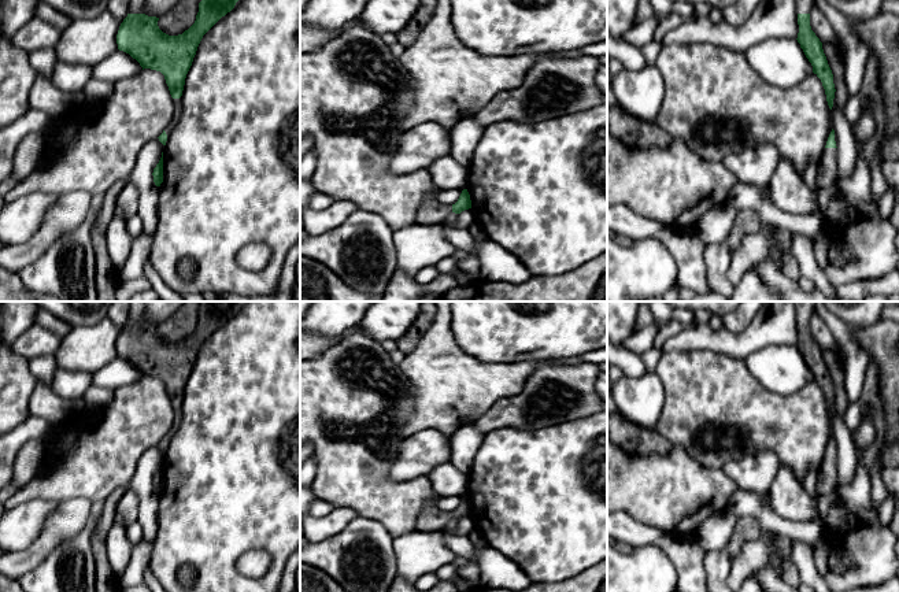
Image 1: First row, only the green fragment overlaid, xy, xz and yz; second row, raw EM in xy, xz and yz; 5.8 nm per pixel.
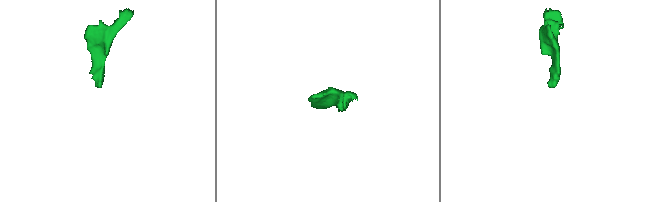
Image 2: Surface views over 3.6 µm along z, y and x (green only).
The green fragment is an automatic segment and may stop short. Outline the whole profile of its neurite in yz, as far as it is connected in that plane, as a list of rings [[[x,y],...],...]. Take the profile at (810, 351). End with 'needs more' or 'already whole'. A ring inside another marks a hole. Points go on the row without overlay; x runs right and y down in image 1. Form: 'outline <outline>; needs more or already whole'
outline [[[792,301],[798,319],[798,349],[813,373],[813,380],[821,386],[829,415],[833,414],[835,391],[833,381],[822,356],[822,349],[811,337],[810,318],[814,312],[814,301]]]; needs more

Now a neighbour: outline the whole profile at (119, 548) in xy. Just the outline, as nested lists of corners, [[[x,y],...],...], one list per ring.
[[[114,522],[106,539],[106,548],[108,563],[118,578],[123,576],[130,563],[133,547],[134,544],[129,541],[126,534],[126,528]]]

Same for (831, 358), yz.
[[[822,351],[824,360],[833,381],[835,406],[841,418],[844,418],[850,399],[846,391],[846,375],[836,351]]]

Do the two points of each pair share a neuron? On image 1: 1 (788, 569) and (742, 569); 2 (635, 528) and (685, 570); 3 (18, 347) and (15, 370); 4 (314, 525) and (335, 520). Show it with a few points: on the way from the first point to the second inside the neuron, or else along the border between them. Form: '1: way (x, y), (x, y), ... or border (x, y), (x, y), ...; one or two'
1: way (781, 555), (777, 551), (759, 551), (755, 555); one
2: way (650, 535), (662, 539), (679, 555); one
3: border (14, 351), (28, 361); two
4: way (319, 525), (329, 525); one

